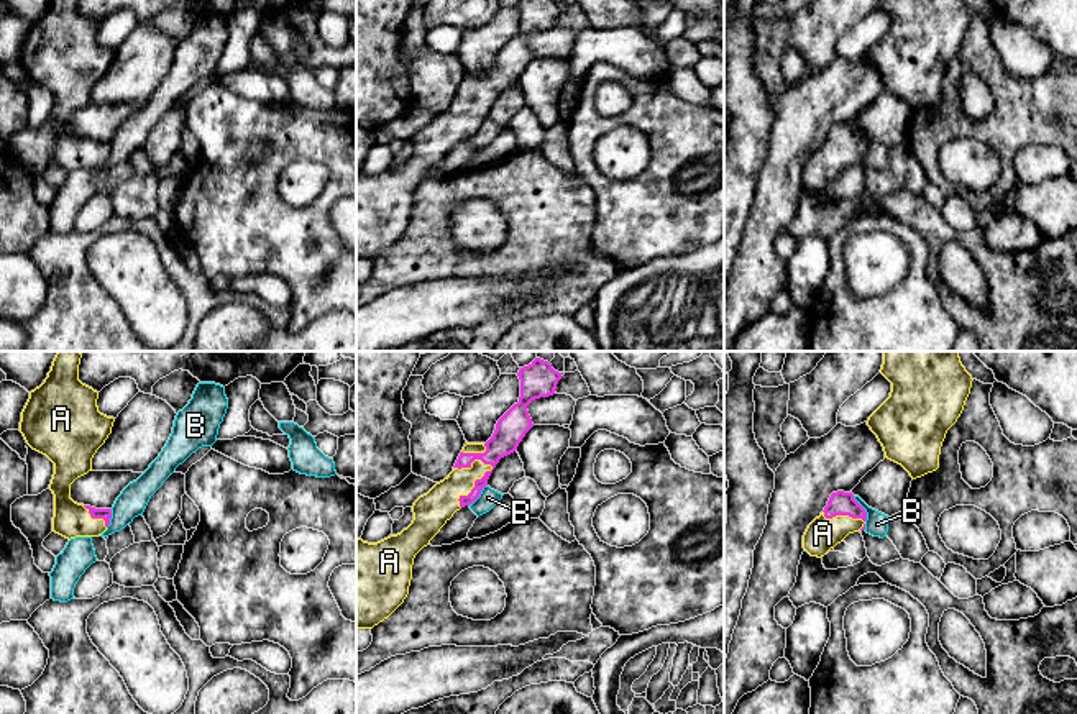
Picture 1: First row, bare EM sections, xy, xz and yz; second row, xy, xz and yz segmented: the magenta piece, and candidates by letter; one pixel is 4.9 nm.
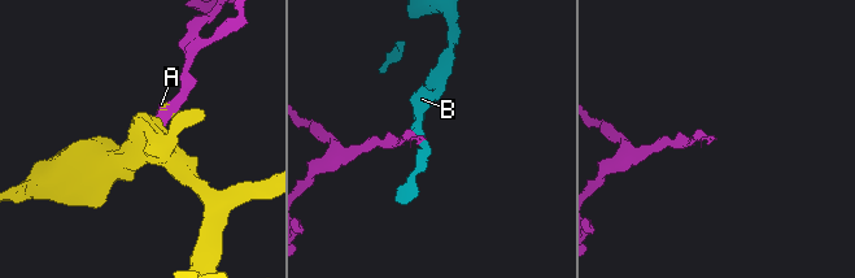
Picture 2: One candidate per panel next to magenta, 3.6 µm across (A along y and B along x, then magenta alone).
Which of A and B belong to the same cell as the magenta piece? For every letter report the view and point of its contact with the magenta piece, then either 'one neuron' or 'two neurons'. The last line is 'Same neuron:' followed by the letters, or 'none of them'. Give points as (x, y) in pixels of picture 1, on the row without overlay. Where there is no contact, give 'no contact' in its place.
A: xz (475, 118) | one neuron
B: yz (864, 141) | two neurons
Same neuron: A

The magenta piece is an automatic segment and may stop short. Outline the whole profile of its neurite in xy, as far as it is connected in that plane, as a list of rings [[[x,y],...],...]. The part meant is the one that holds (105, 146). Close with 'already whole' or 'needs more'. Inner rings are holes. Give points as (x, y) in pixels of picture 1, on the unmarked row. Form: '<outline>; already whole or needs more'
[[[51,0],[44,15],[30,25],[20,64],[26,76],[54,95],[49,121],[54,126],[53,164],[66,169],[99,169],[110,158],[112,141],[95,141],[71,131],[71,117],[92,103],[92,90],[112,66],[115,51],[99,44],[99,25],[79,13],[79,0]]]; needs more

